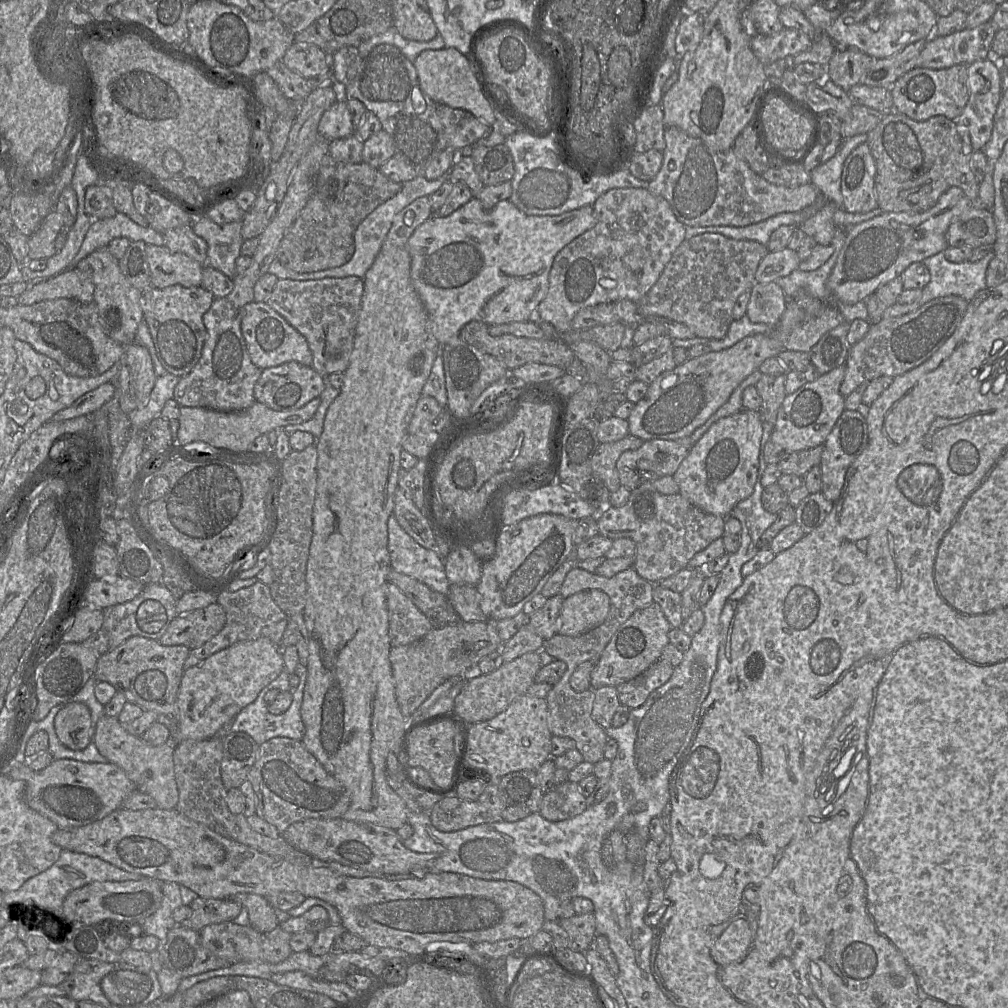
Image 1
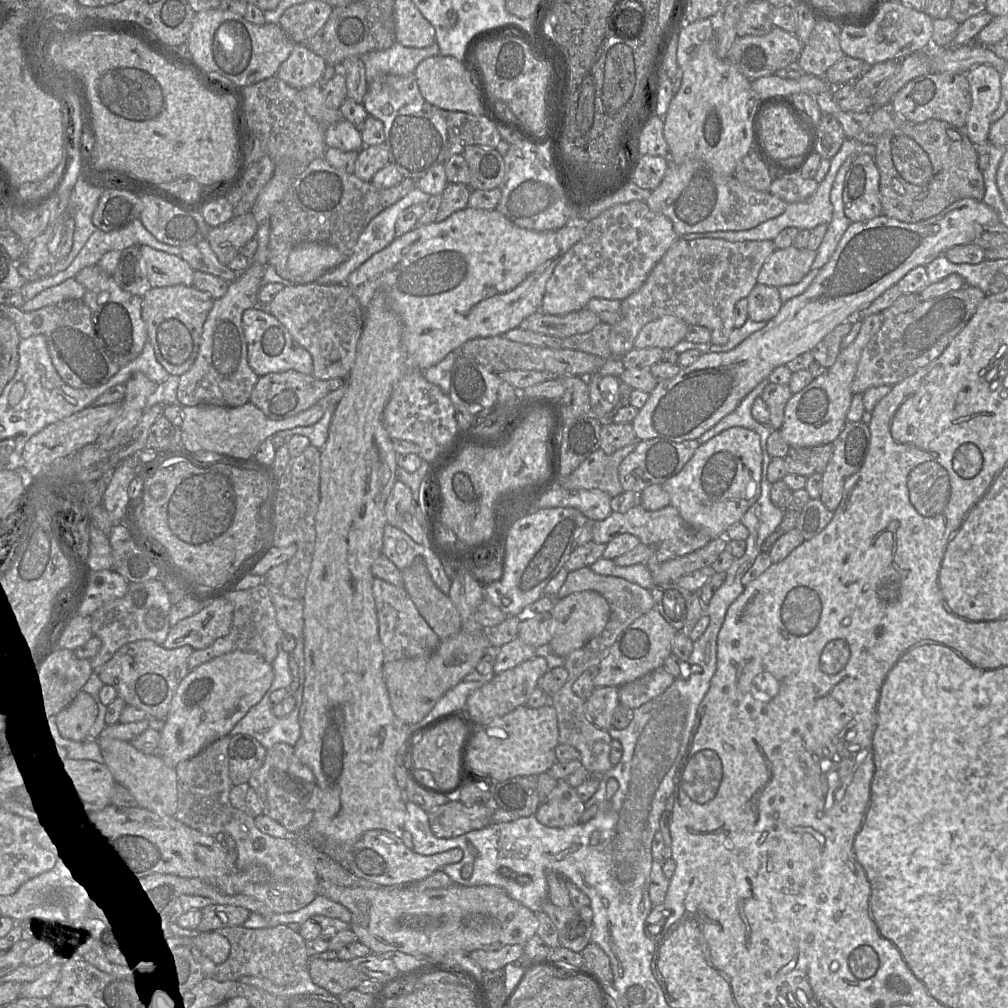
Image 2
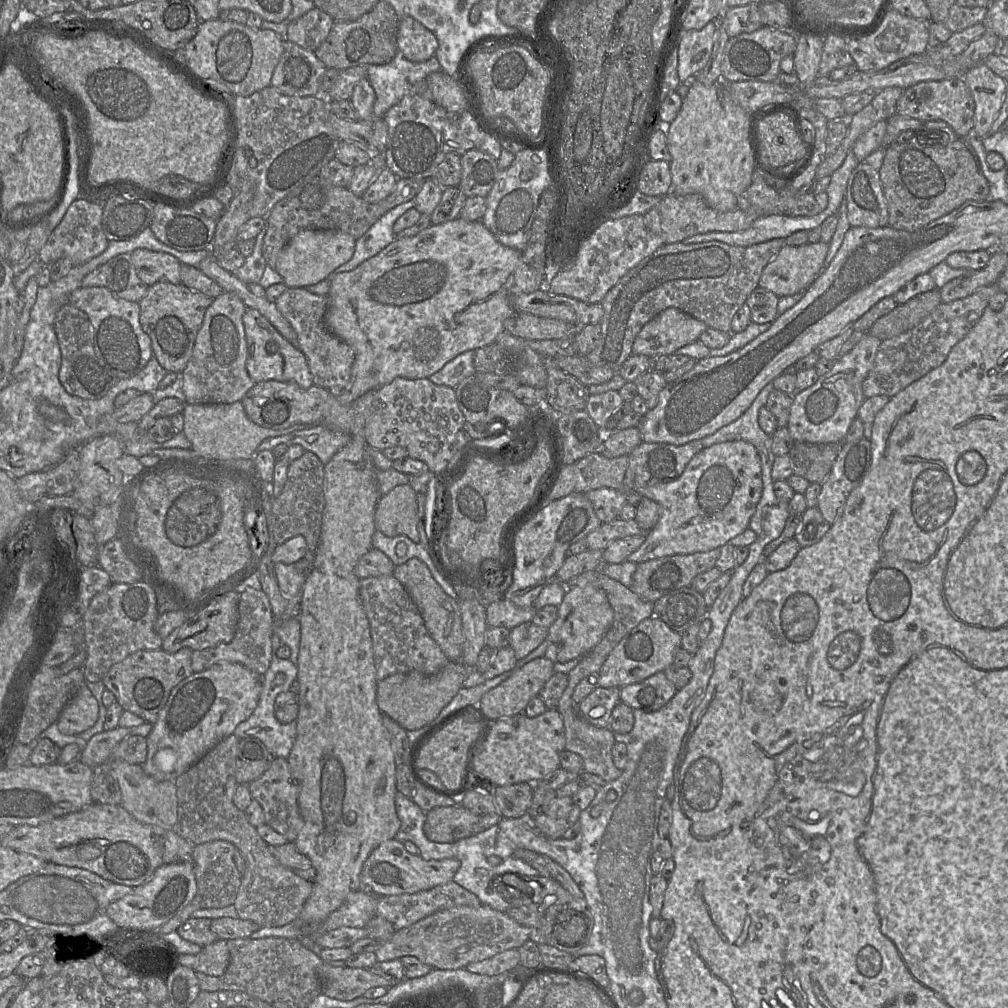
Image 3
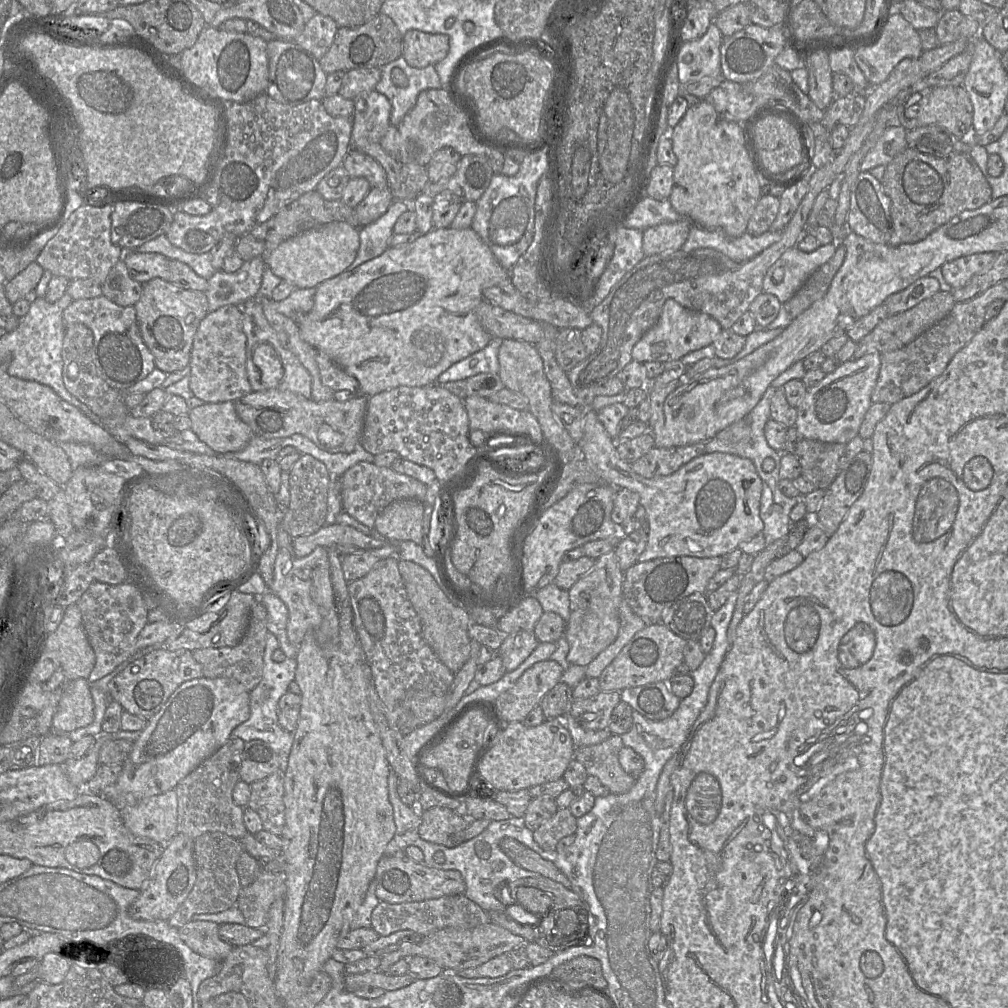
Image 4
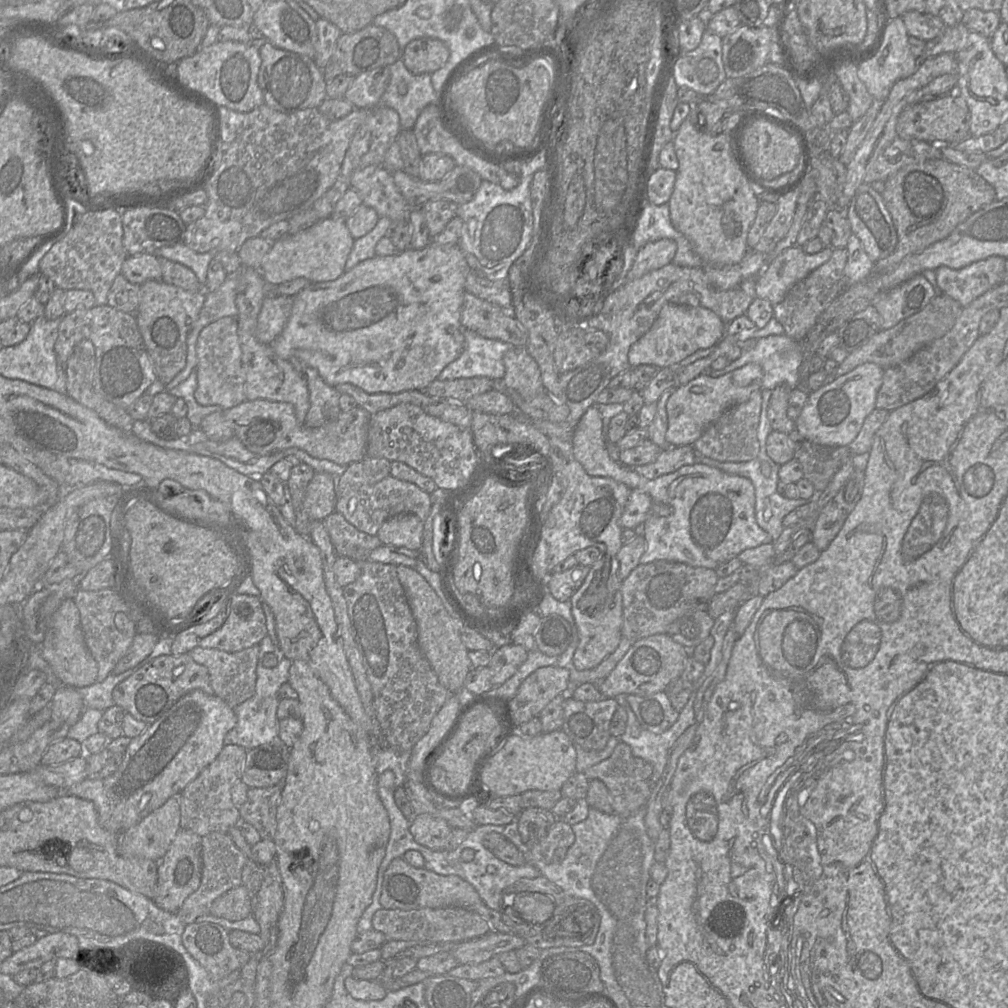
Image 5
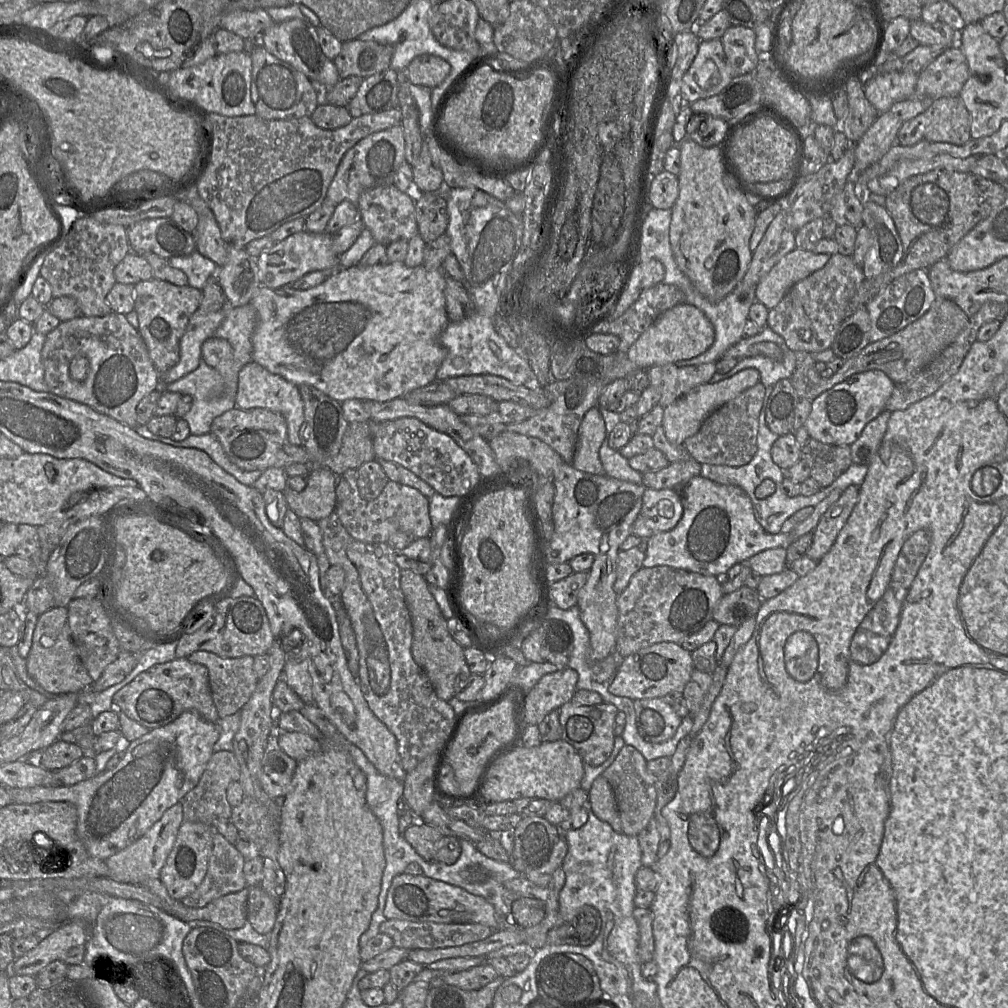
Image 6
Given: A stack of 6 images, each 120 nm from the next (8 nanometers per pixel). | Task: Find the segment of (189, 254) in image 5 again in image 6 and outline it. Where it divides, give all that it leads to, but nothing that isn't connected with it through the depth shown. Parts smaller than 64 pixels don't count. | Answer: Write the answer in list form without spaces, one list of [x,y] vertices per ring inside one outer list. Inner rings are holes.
[[[197,249],[187,256],[171,257],[169,264],[183,271],[188,278],[188,286],[202,291],[206,281],[216,275],[219,267],[210,259],[201,255]]]

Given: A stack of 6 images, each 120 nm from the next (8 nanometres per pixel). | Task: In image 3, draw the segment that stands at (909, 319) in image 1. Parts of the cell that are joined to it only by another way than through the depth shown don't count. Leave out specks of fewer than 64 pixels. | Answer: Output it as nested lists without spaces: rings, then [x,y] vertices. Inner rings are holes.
[[[990,284],[978,288],[965,298],[947,303],[942,302],[914,328],[883,340],[873,367],[862,383],[864,396],[866,398],[876,395],[892,397],[940,366],[951,349],[975,326],[988,306],[990,298],[998,291],[995,284]]]

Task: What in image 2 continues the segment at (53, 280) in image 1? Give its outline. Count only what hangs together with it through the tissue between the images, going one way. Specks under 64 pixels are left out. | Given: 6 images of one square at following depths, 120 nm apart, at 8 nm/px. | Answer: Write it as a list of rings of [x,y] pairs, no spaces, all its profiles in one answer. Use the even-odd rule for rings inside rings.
[[[75,277],[69,278],[56,286],[43,290],[34,298],[26,301],[21,310],[24,312],[35,311],[61,301],[82,299],[84,294],[84,286]]]

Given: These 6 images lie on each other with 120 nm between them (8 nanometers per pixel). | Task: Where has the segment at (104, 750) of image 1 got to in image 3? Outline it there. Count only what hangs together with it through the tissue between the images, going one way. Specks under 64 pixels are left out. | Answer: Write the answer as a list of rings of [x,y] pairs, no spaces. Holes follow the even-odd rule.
[[[110,759],[111,775],[117,781],[122,794],[121,806],[137,821],[174,830],[177,822],[177,795],[173,781],[157,781],[147,775],[139,764]]]

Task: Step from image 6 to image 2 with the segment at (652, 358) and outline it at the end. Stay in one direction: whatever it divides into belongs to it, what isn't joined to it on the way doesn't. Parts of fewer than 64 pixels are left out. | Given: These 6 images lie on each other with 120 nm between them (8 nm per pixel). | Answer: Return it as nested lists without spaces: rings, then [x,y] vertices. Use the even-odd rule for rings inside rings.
[[[663,316],[647,323],[637,335],[634,348],[673,348],[685,339],[689,325],[675,317]]]

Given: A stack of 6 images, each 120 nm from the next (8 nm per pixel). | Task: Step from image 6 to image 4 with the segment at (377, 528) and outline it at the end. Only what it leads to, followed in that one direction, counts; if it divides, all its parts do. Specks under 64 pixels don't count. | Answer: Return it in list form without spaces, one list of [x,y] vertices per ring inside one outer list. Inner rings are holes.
[[[359,462],[347,469],[340,477],[340,494],[343,511],[358,522],[374,528],[378,513],[396,500],[415,499],[424,502],[427,485],[405,474],[395,472],[391,467],[379,467],[373,462]]]

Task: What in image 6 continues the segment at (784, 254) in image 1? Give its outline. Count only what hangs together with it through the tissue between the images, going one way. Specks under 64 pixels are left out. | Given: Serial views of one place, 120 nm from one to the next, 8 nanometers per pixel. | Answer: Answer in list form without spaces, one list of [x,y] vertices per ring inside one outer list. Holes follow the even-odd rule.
[[[796,247],[783,256],[758,283],[756,301],[772,309],[794,284],[821,269],[830,256]]]

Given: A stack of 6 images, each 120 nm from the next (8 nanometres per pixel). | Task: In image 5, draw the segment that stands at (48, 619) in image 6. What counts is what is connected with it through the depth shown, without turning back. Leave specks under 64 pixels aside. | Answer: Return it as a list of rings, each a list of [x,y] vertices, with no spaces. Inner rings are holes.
[[[73,598],[65,599],[51,616],[49,628],[41,643],[41,655],[62,685],[79,689],[96,682],[98,665],[85,643],[80,612]]]

